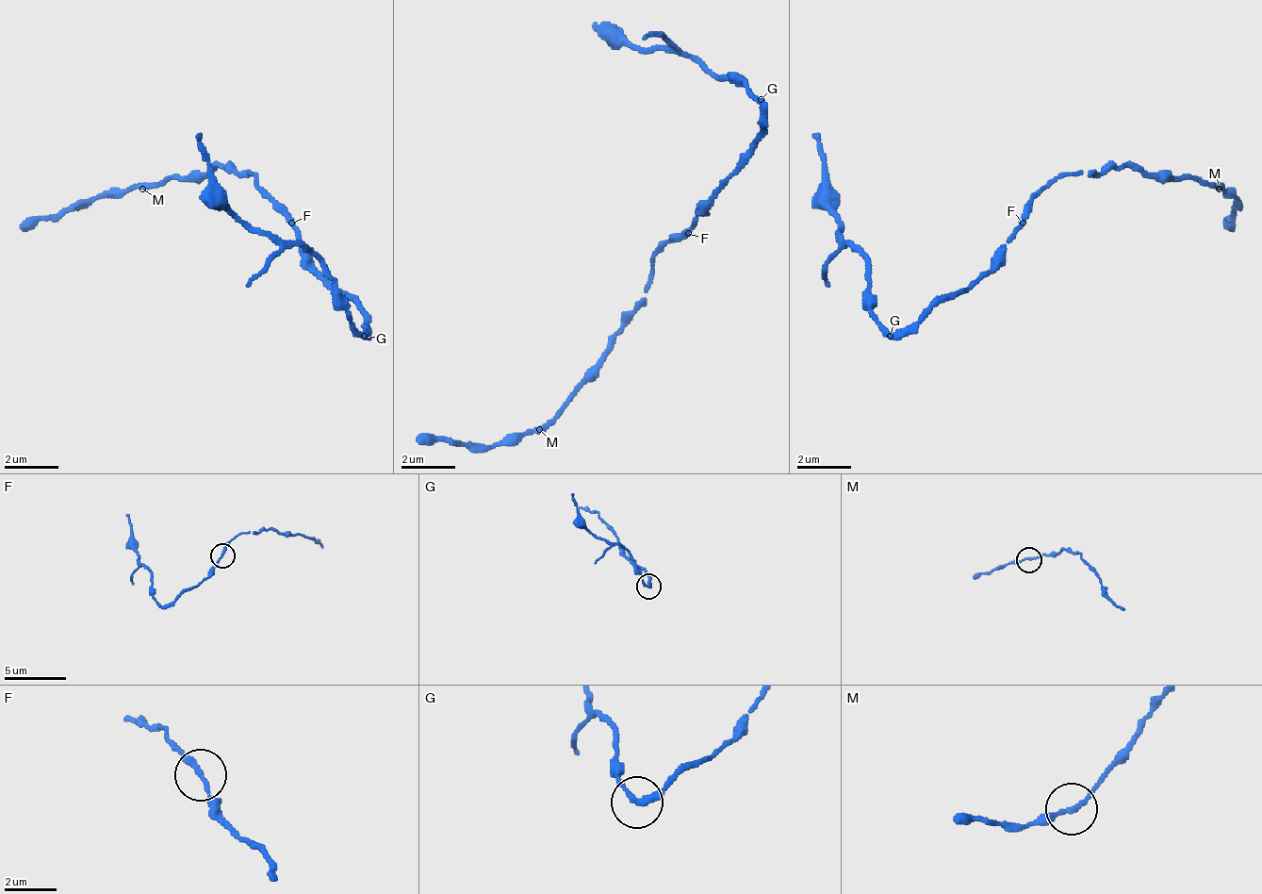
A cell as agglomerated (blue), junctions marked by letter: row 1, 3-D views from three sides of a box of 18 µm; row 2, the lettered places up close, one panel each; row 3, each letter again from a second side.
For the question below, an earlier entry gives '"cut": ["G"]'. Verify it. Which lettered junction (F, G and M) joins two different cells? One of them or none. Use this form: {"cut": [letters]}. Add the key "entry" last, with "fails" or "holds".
{"cut": ["G"], "entry": "holds"}

